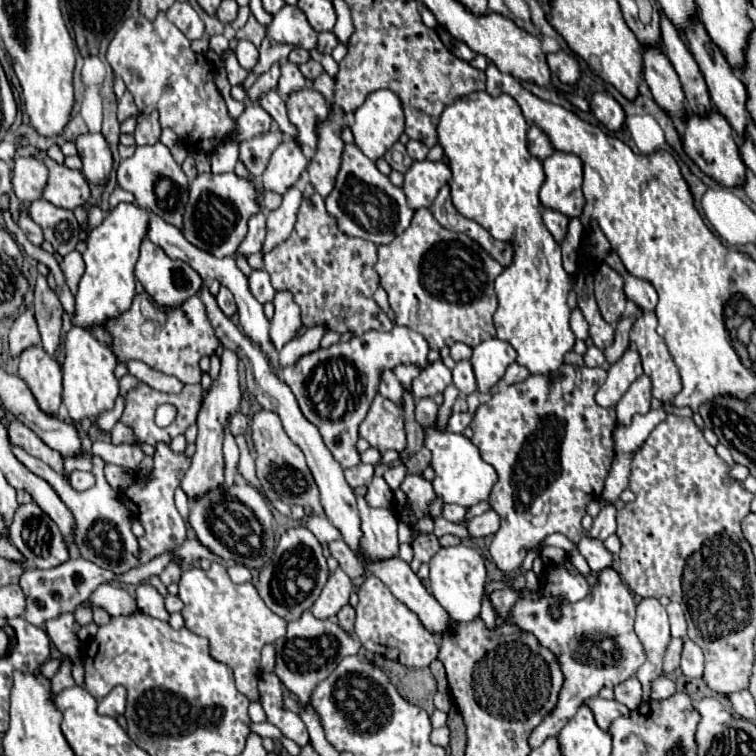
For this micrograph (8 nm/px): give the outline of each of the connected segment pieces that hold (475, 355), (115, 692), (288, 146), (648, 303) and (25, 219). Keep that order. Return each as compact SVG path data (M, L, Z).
M500 339L482 341L478 347L474 347L470 363L474 367L478 391L488 393L504 377L506 367L514 363L514 347Z
M118 685L98 703L98 713L108 717L118 717L124 713L124 705L126 705L126 689Z
M284 137L274 155L270 157L270 163L262 175L262 187L282 195L288 187L292 187L298 181L306 165L308 161L302 155L298 143L294 143L292 137Z
M616 263L614 269L624 277L624 293L628 299L632 299L640 309L644 311L654 311L656 303L658 303L658 295L656 295L656 289L644 281L644 279L638 279L634 275L630 275L622 263Z
M22 209L22 215L20 215L20 229L26 233L26 237L28 237L28 241L30 243L34 243L36 247L42 247L42 243L44 243L44 237L42 237L42 229L28 217L28 213L26 213L26 209Z

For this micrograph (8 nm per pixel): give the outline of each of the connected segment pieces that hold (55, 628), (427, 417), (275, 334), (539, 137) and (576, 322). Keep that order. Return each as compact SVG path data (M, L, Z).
M64 613L58 619L52 619L46 623L46 633L52 639L52 643L60 649L62 655L68 655L72 661L78 657L78 637L72 633L74 625L74 615Z
M424 397L416 401L416 421L420 425L434 425L436 423L436 413L438 413L438 405L434 403L434 399Z
M276 293L274 297L274 317L270 325L270 341L274 343L276 351L280 351L288 341L292 341L302 327L300 323L300 309L292 301L292 293Z
M530 125L530 129L528 129L528 149L536 159L546 159L554 153L554 147L552 147L550 139L546 137L546 133L534 125Z
M578 307L572 311L570 327L572 327L572 331L574 331L574 335L578 339L586 339L588 337L588 323L586 323L586 319L584 319L584 315L582 315L582 311Z

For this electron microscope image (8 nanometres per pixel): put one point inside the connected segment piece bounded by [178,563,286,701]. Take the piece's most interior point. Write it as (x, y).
(234, 619)

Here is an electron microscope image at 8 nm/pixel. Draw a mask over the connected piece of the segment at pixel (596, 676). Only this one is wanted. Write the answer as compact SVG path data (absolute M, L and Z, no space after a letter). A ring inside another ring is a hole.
M614 567L602 569L596 577L598 581L594 585L594 595L590 593L578 603L558 603L554 595L540 593L538 599L520 597L510 609L510 623L514 627L520 627L522 631L532 633L546 649L554 651L564 675L558 703L554 705L554 711L550 711L550 715L546 715L546 719L542 719L542 723L530 733L530 747L538 747L548 737L558 735L562 727L574 717L578 707L588 697L598 695L598 691L606 687L608 679L612 689L618 683L630 679L644 663L644 649L634 633L636 603L628 585L620 577L620 573L614 571ZM552 609L558 609L560 613L556 619L552 617ZM604 639L614 639L614 649L604 649Z

